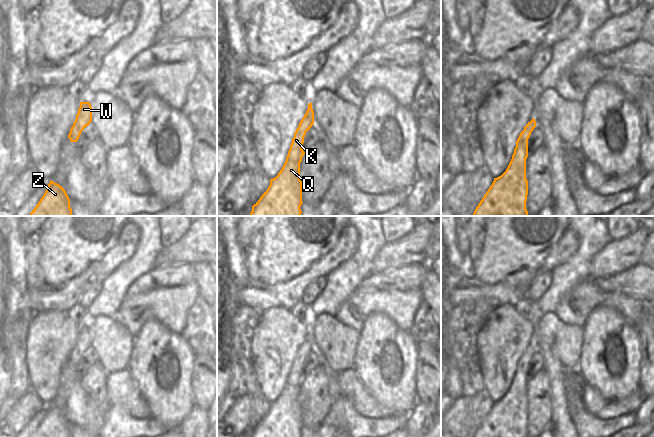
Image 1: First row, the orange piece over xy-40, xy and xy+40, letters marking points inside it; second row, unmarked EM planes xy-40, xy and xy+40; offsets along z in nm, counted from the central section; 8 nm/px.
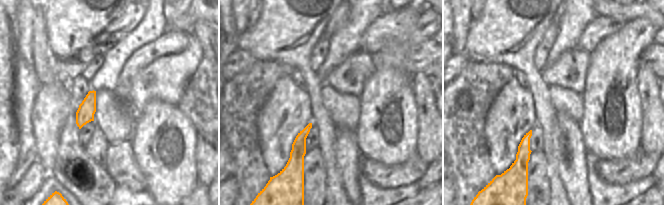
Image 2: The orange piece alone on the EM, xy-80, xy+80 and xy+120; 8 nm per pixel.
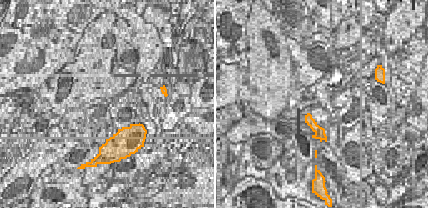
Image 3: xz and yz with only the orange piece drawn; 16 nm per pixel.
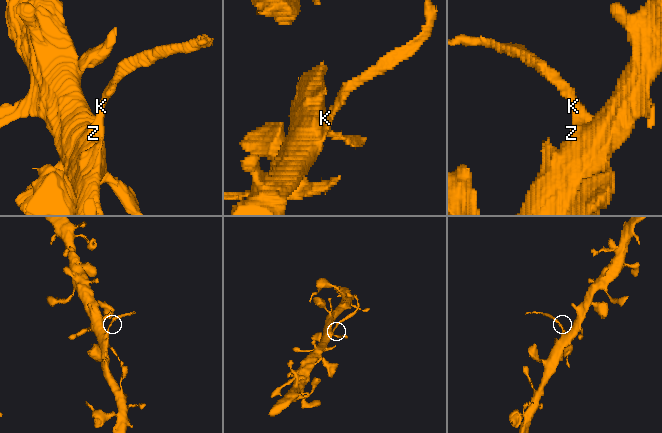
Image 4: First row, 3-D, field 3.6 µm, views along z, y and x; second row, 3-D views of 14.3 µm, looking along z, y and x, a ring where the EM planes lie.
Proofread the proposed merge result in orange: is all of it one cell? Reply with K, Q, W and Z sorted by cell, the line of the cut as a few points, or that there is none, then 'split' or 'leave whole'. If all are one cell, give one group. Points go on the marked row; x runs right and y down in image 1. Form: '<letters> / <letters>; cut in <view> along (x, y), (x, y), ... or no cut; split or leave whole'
K Q Z / W; cut in xy-40 along (73, 125), (81, 131); split

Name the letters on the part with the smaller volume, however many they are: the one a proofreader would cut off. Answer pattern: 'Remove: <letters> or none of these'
Remove: W

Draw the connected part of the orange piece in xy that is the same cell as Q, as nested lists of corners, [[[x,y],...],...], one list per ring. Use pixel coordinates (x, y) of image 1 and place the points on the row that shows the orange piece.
[[[296,129],[286,161],[278,175],[270,180],[268,189],[252,206],[250,216],[300,216],[302,211],[302,181],[300,163],[306,132]]]

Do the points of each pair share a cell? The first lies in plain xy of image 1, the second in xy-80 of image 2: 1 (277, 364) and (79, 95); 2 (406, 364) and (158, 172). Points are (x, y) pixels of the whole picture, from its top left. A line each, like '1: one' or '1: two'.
1: two
2: one

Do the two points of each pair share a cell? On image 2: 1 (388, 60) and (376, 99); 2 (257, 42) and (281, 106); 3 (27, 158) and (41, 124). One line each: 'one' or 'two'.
1: one
2: two
3: two

